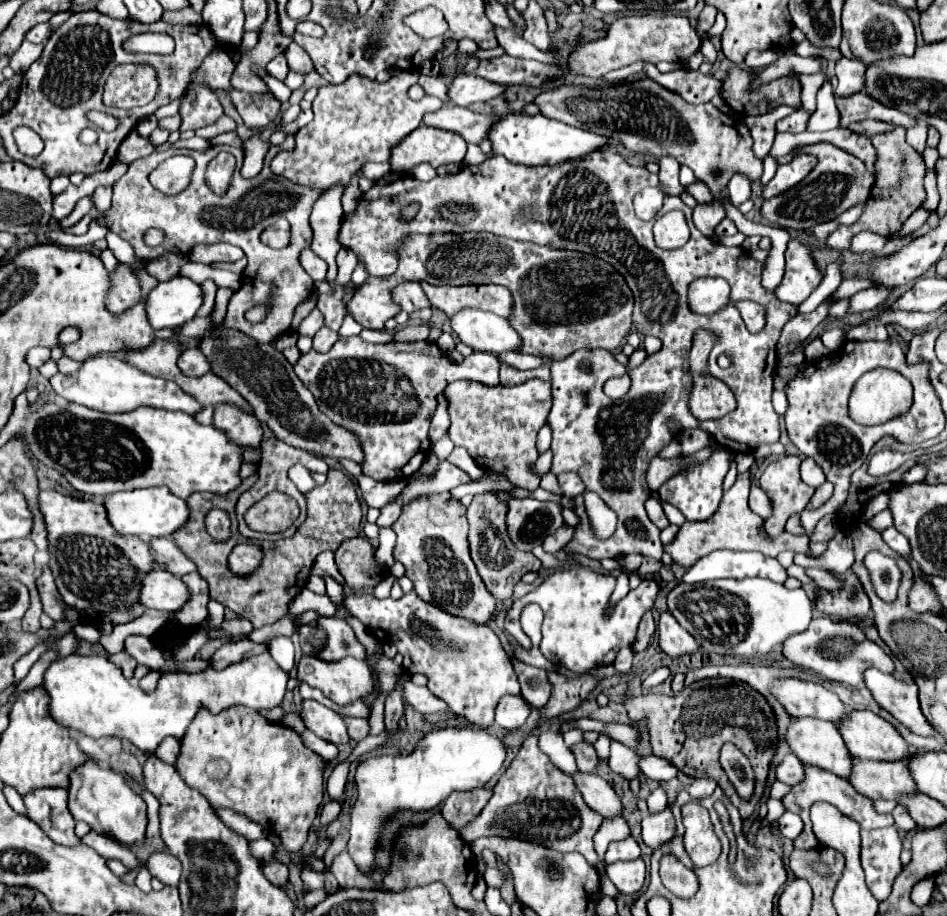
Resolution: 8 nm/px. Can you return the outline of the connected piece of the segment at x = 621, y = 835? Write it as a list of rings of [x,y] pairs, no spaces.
[[[604,819],[600,831],[594,835],[594,848],[598,853],[598,863],[594,865],[600,875],[606,873],[606,863],[604,863],[604,853],[610,843],[614,841],[624,841],[630,837],[630,827],[626,825],[624,819]]]

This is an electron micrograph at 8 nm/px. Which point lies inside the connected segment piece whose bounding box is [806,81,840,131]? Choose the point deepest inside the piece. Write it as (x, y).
(826, 117)

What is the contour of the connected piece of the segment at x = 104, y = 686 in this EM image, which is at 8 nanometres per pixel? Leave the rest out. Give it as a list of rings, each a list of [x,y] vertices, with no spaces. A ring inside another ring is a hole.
[[[269,652],[242,659],[224,671],[207,669],[196,673],[166,673],[158,687],[150,693],[142,691],[134,681],[126,679],[122,669],[104,655],[72,653],[54,661],[44,673],[44,687],[50,695],[50,711],[58,723],[86,733],[88,737],[120,737],[128,739],[140,751],[152,753],[164,737],[182,739],[200,705],[212,713],[220,713],[236,703],[252,709],[272,709],[282,703],[288,683],[284,673]]]

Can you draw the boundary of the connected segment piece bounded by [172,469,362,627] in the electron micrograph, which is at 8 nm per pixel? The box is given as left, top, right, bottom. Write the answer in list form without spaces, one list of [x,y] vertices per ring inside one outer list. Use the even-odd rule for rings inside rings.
[[[330,469],[328,471],[328,481],[320,487],[314,487],[312,491],[306,493],[306,507],[308,515],[306,521],[296,529],[294,537],[290,539],[280,539],[280,541],[250,541],[238,533],[238,521],[234,513],[234,505],[238,497],[250,489],[258,479],[258,473],[250,475],[248,479],[242,481],[242,485],[236,491],[230,491],[228,495],[212,495],[212,493],[196,493],[188,497],[188,507],[192,509],[192,519],[188,519],[188,527],[184,531],[176,531],[174,541],[176,545],[198,565],[198,573],[208,581],[210,585],[210,599],[222,603],[224,607],[232,609],[238,617],[248,619],[254,627],[264,627],[272,625],[284,611],[288,611],[292,599],[306,587],[312,565],[316,555],[322,551],[336,551],[342,541],[358,537],[360,535],[360,521],[362,521],[362,507],[356,495],[356,485],[350,475],[344,471]],[[212,507],[218,507],[226,511],[232,519],[232,535],[228,541],[216,541],[206,533],[204,527],[204,517],[206,511]],[[238,543],[256,543],[260,545],[264,557],[260,561],[260,567],[252,571],[248,577],[240,577],[228,569],[228,555]]]

